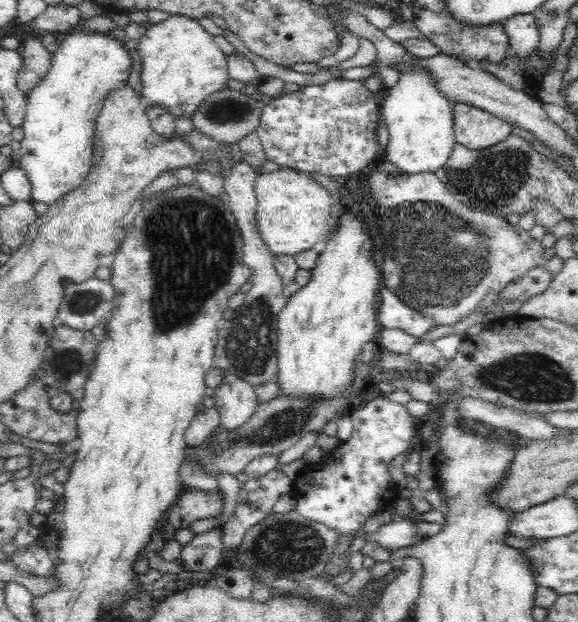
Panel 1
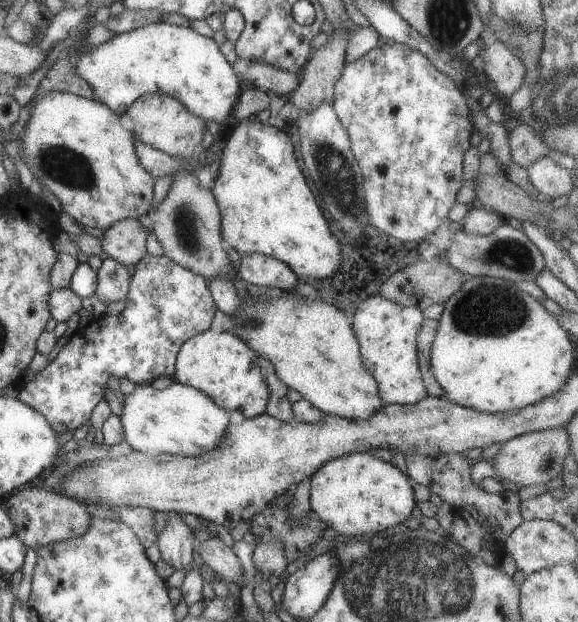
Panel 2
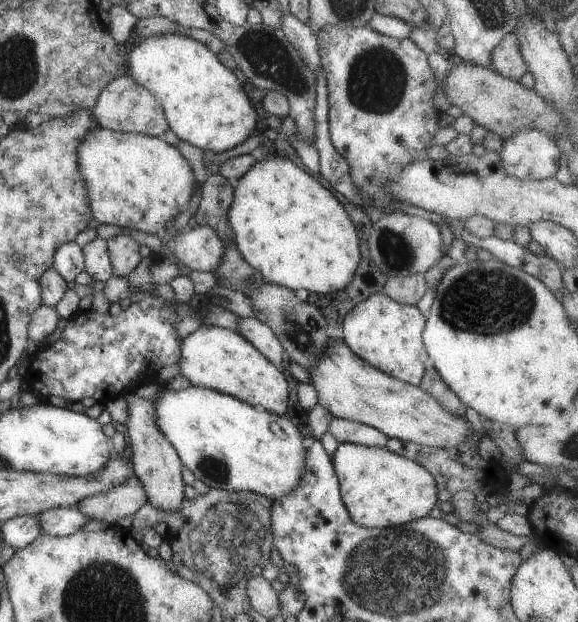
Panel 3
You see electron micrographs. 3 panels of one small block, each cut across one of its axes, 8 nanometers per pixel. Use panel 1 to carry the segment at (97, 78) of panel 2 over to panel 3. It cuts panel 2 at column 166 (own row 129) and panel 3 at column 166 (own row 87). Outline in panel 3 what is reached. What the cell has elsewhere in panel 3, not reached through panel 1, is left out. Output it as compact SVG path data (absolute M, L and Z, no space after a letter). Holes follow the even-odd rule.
M181 34L149 36L140 41L129 50L125 58L125 74L154 94L161 104L169 130L172 130L179 140L184 140L199 150L211 150L217 154L241 144L253 134L257 126L257 114L245 95L247 87L239 84L233 71L225 68L204 44Z

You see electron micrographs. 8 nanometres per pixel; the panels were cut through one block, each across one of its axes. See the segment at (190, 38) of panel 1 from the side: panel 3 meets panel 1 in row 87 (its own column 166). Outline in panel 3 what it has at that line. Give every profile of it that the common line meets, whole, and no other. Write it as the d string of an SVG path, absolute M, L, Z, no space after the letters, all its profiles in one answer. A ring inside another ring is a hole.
M95 126L85 134L77 146L77 170L85 184L85 198L93 219L98 224L115 224L141 230L147 234L160 234L165 224L188 205L190 188L197 182L187 160L163 138L135 133L120 133Z

